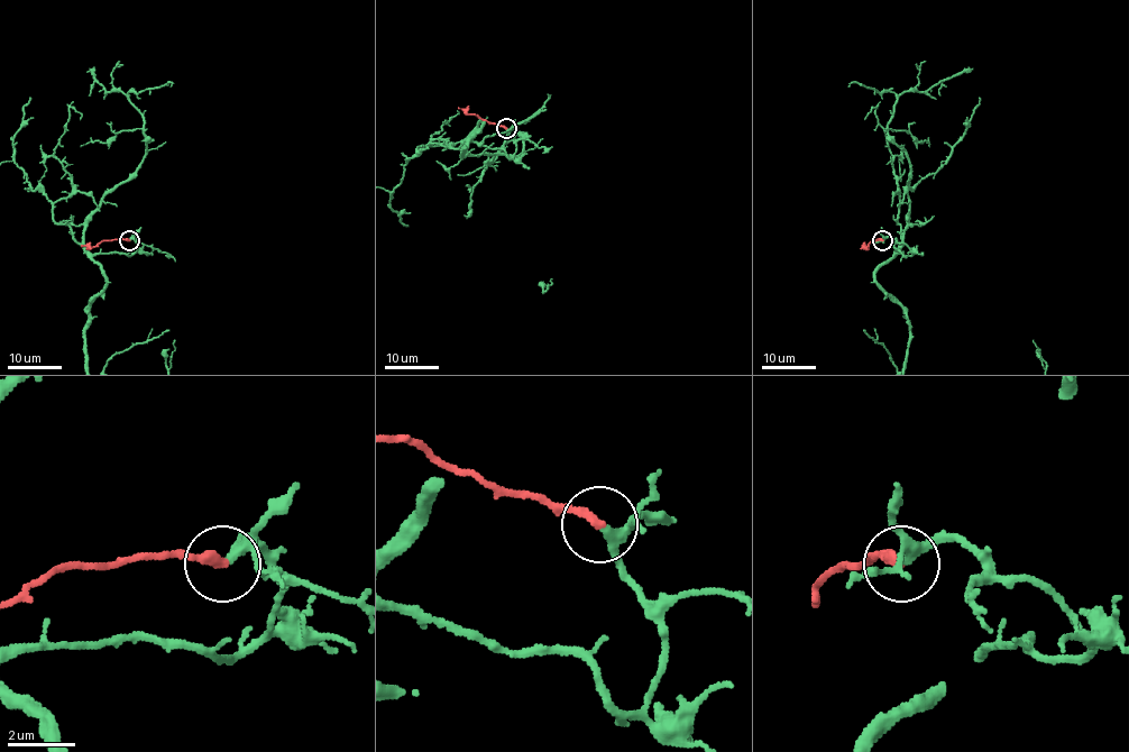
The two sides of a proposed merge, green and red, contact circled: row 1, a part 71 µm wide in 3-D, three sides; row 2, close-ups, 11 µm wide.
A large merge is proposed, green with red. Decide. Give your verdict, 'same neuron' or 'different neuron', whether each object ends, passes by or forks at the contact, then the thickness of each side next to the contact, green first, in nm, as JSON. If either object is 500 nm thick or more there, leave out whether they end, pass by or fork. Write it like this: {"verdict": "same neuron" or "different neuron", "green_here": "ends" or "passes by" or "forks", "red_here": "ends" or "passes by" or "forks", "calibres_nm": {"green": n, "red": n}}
{"verdict": "same neuron", "green_here": "forks", "red_here": "ends", "calibres_nm": {"green": 200, "red": 280}}

